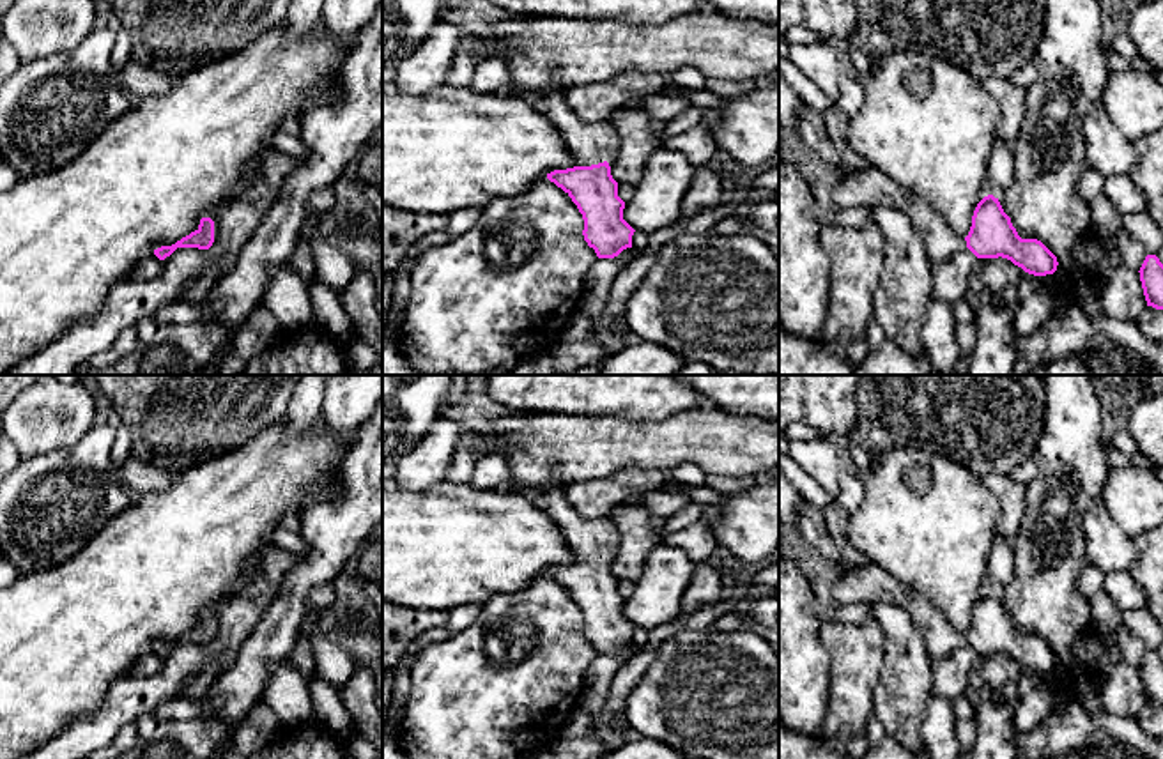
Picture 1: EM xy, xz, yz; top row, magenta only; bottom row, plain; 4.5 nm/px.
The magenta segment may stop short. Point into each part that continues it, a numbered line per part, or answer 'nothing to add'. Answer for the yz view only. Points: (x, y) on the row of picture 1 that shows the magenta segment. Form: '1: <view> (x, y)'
1: yz (870, 188)

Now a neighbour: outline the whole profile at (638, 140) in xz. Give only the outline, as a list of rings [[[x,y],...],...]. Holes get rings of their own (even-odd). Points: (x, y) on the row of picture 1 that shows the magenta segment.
[[[618,108],[605,120],[620,136],[620,150],[607,159],[611,175],[618,184],[635,186],[648,157],[662,147],[660,134],[653,129],[648,113]]]

